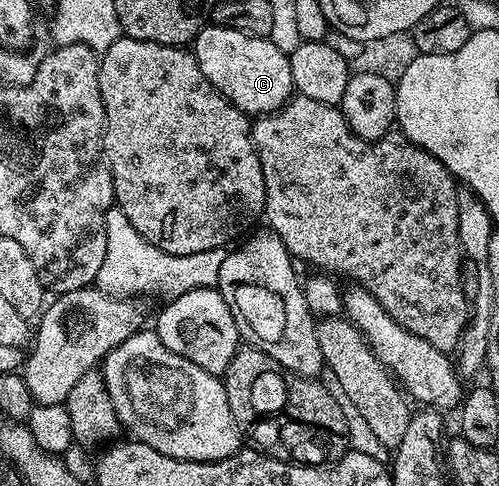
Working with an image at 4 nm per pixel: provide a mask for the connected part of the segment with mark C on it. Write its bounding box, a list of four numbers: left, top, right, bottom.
[193,22,295,117]

